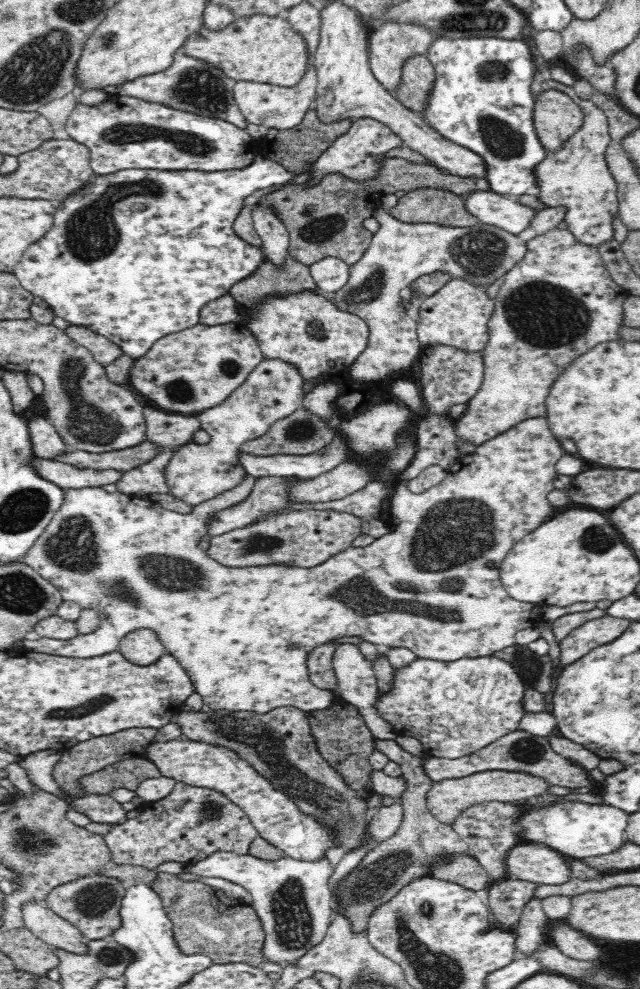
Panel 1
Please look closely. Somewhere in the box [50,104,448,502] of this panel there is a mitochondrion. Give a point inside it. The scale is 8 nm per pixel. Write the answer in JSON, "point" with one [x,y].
{"point":[91,234]}

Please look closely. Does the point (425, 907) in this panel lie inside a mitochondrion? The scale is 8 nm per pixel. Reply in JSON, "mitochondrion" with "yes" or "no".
{"mitochondrion":"yes"}

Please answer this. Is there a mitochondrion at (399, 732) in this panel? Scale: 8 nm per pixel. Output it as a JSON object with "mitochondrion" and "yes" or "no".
{"mitochondrion":"no"}

